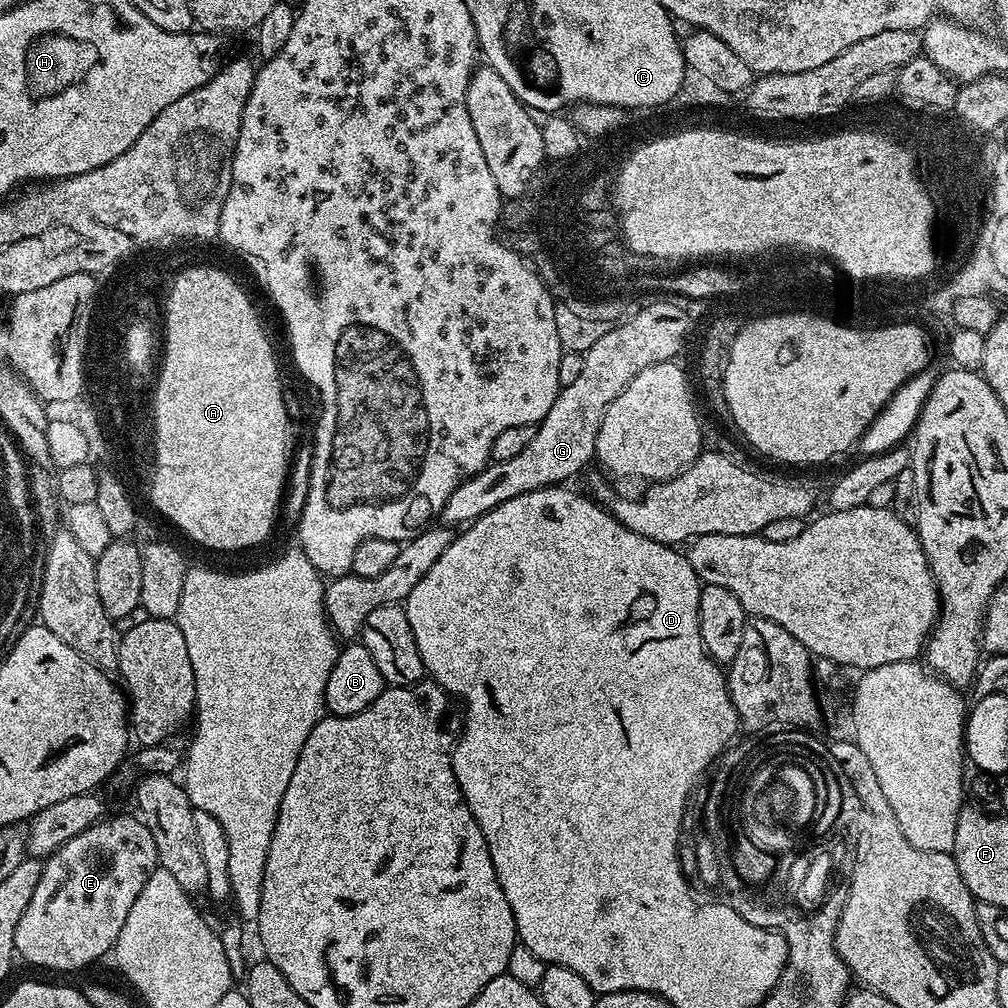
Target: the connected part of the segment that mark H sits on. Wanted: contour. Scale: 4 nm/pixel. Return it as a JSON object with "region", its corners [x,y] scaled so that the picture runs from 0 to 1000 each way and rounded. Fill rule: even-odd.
{"region":[[[52,28],[52,32],[36,32],[36,36],[29,40],[28,48],[24,48],[24,60],[20,60],[20,75],[24,75],[28,107],[32,107],[32,103],[44,103],[44,99],[56,99],[56,95],[63,95],[63,91],[87,83],[91,67],[99,67],[99,48],[95,48],[95,40],[83,40],[81,36],[71,36],[71,32],[60,32],[60,28]]]}

